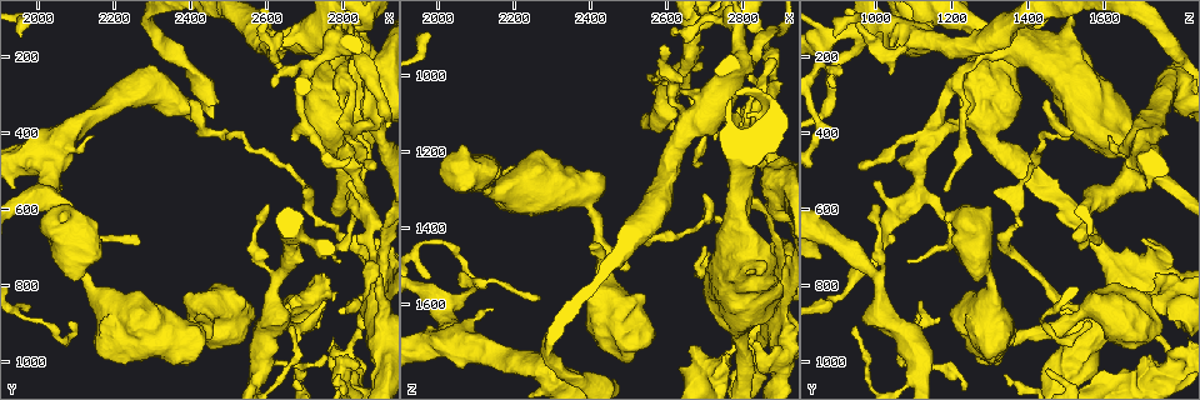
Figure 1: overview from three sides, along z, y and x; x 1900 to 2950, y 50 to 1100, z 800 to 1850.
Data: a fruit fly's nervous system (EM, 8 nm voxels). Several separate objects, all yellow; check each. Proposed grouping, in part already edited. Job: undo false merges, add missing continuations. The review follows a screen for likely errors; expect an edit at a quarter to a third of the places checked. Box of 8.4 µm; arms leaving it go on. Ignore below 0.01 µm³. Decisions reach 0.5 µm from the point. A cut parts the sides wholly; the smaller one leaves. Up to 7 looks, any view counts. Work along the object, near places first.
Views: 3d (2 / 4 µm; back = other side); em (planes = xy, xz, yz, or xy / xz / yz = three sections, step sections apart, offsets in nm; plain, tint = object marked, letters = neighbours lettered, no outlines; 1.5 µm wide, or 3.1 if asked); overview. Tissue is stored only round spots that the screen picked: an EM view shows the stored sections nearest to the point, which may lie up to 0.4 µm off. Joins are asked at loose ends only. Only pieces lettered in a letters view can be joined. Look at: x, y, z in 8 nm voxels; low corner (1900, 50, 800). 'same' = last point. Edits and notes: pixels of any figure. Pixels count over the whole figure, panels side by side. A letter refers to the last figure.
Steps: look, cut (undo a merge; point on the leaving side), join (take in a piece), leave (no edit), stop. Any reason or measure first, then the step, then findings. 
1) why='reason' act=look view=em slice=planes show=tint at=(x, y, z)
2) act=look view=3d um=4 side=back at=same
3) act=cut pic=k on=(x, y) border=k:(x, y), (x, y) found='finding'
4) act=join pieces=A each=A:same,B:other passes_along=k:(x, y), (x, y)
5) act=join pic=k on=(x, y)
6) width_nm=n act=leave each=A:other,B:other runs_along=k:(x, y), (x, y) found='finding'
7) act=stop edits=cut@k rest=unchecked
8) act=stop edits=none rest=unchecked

why='sudden change in width' act=look view=3d um=4 side=back at=(2390, 955, 1325)

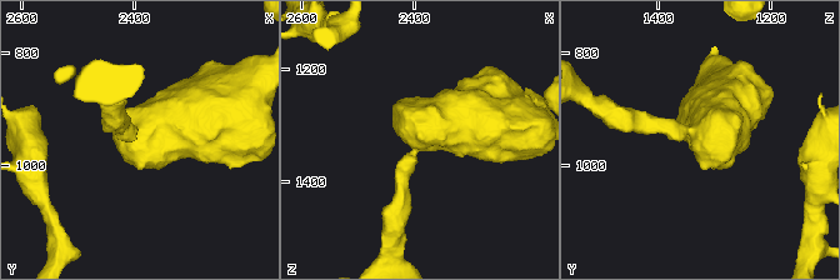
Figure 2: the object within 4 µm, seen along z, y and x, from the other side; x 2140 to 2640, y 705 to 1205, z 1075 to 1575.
act=look view=em slice=planes show=tint at=(2395, 945, 1320)

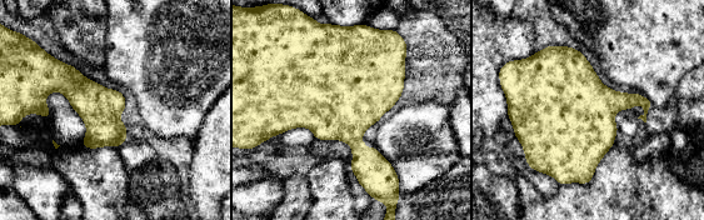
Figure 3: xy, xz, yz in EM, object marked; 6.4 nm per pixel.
act=look view=em slice=planes show=letters at=same

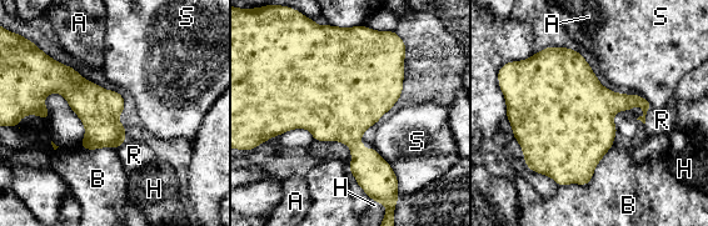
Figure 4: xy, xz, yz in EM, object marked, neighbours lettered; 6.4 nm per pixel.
act=leave each=A:other,B:other,H:other,R:other,S:other border=4:(374, 147), (390, 166), (398, 184) found='one neuron here'

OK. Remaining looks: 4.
why='stops while still wide' act=look view=3d um=2 at=(2660, 830, 1710)

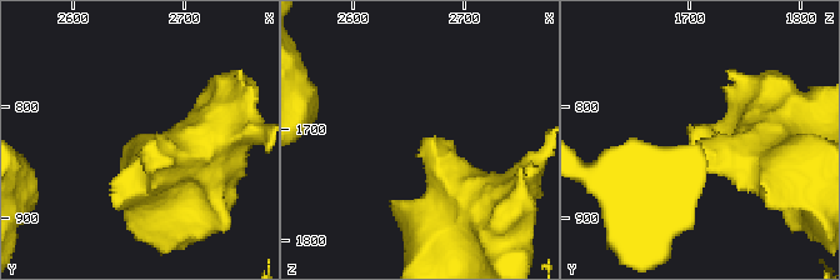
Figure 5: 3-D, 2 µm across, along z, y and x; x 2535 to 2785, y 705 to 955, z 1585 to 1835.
act=look view=em slice=planes show=letters at=(2666, 834, 1710)

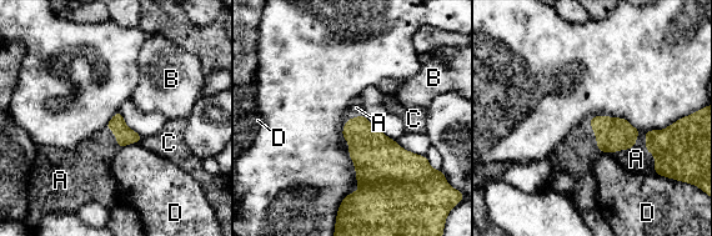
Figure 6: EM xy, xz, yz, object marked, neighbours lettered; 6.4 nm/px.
act=join pieces=A each=A:same,B:other,C:other,D:other passes_along=6:(688, 150), (650, 151), (636, 159) found='it goes on there'

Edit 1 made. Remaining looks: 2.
act=stop edits=join@6 rest=unchecked

